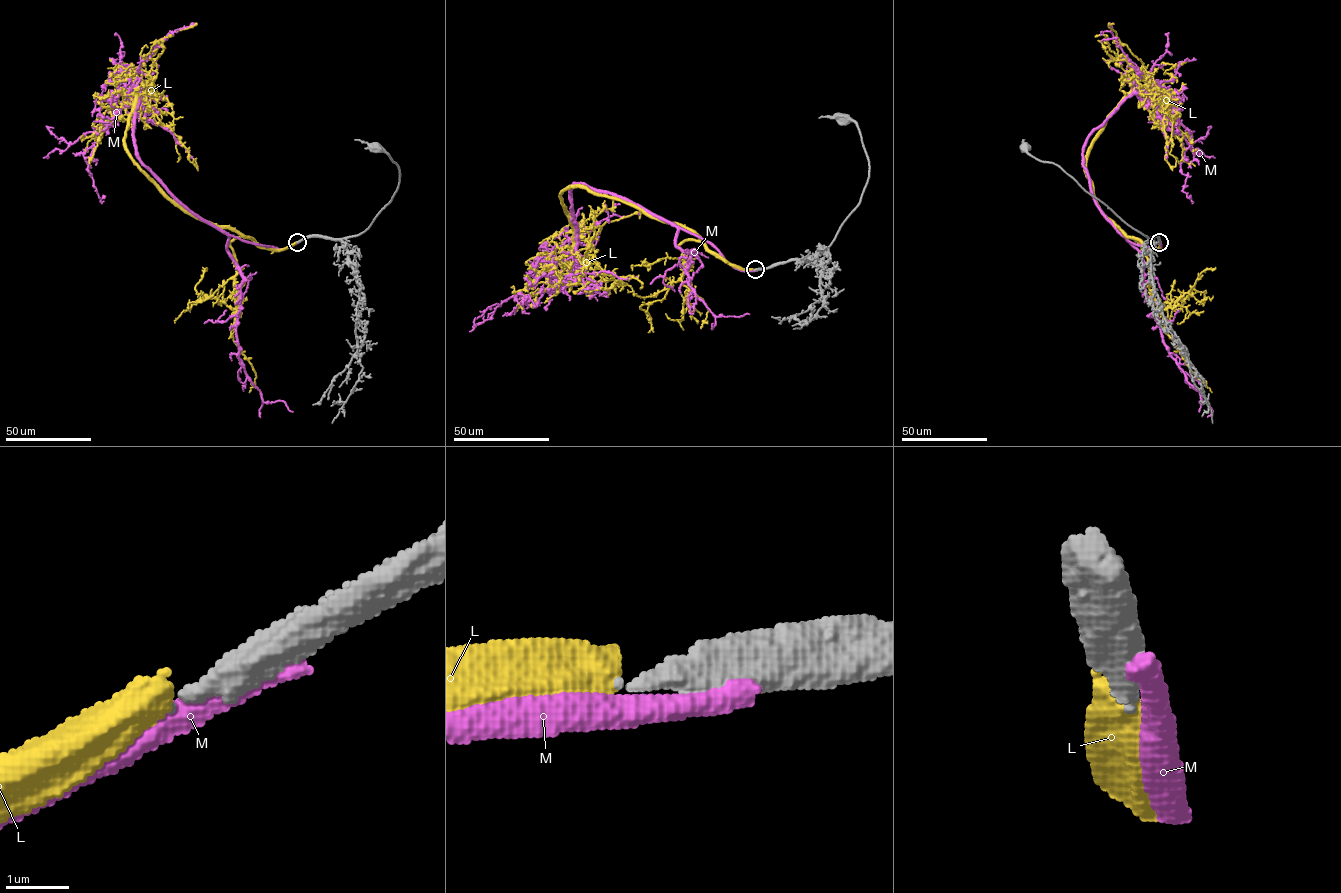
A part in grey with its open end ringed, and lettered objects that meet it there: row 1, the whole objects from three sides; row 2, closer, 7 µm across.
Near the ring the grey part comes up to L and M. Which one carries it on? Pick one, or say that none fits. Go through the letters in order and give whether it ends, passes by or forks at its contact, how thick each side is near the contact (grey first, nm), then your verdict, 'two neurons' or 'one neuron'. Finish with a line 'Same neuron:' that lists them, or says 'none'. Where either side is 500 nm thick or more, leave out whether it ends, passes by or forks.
L: calibres 200 and 650 nm; two neurons
M: calibres 480 and 500 nm; two neurons
Same neuron: none

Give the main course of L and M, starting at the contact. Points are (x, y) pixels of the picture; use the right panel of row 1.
L: (1159, 242), (1147, 248), (1100, 209), (1085, 157), (1120, 102), (1160, 85), (1171, 95), (1171, 166), (1175, 158)
M: (1160, 242), (1108, 221), (1083, 165), (1127, 97), (1172, 101), (1192, 201)

